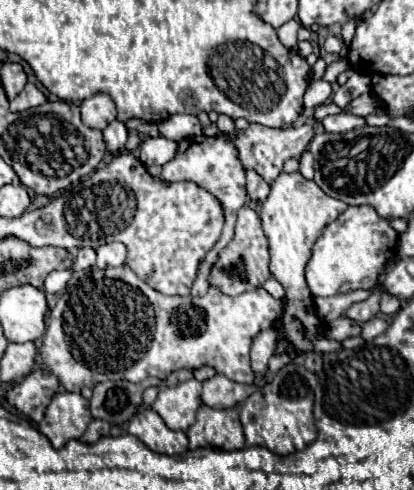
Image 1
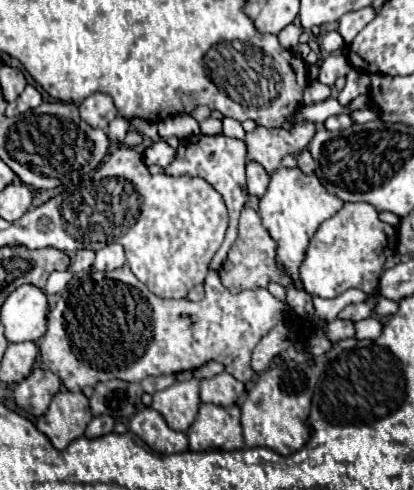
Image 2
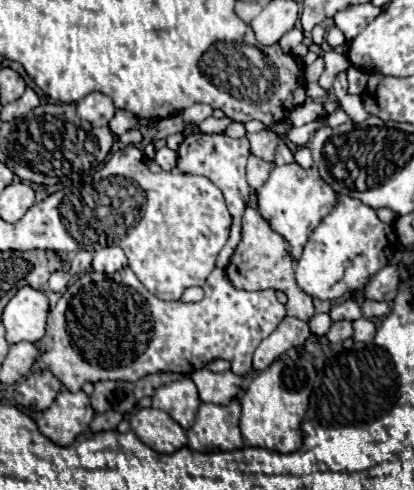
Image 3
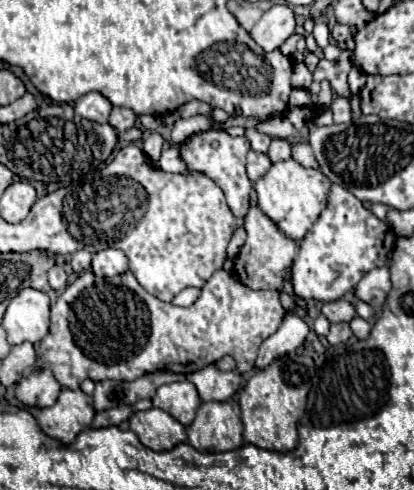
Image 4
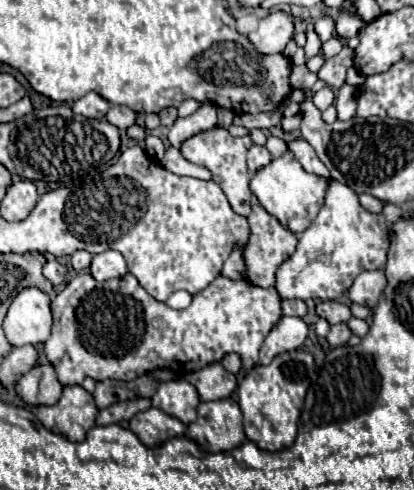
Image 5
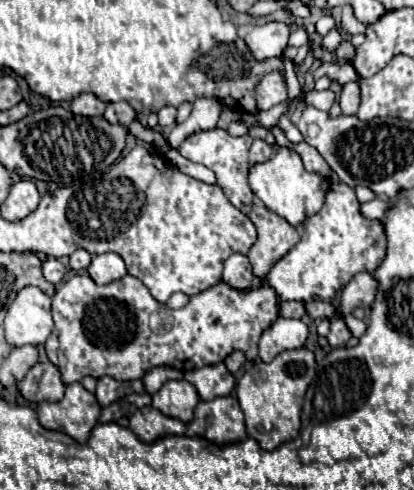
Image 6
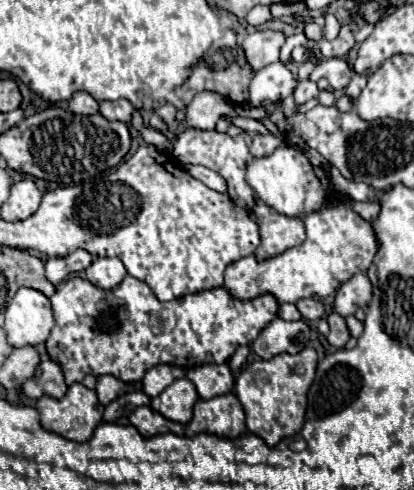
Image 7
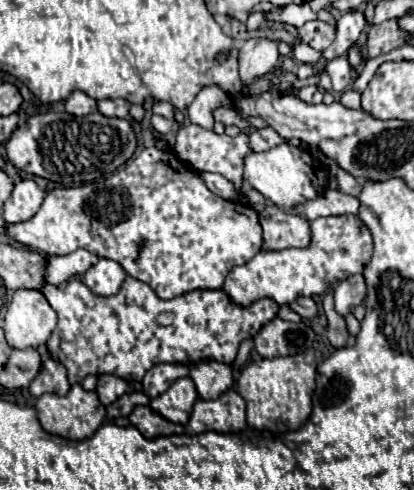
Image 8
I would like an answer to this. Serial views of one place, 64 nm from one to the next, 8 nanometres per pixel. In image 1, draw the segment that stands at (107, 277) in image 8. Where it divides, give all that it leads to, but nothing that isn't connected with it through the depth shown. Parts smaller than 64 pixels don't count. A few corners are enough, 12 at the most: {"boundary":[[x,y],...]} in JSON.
{"boundary":[[110,242],[98,250],[98,268],[122,266],[126,246]]}

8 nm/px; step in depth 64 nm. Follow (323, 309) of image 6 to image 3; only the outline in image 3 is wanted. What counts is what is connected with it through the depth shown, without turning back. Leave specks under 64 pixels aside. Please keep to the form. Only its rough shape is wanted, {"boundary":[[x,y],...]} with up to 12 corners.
{"boundary":[[342,300],[330,308],[332,320],[358,320],[360,304]]}

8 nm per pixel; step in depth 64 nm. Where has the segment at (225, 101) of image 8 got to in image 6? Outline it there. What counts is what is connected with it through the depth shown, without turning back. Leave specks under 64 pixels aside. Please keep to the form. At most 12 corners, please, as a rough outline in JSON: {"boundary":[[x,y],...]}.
{"boundary":[[198,98],[192,114],[168,134],[178,148],[190,134],[216,128],[222,104]]}

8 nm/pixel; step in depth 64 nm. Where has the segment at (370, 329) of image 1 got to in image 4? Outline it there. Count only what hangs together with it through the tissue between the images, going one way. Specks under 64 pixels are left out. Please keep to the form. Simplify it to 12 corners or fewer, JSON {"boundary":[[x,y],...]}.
{"boundary":[[358,316],[350,328],[358,340],[366,340],[372,326]]}

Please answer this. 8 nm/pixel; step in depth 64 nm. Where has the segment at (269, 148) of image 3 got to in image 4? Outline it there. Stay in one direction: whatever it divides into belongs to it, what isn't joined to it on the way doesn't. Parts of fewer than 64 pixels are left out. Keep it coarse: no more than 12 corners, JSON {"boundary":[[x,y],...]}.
{"boundary":[[254,128],[246,130],[246,138],[256,152],[268,152],[270,136]]}

